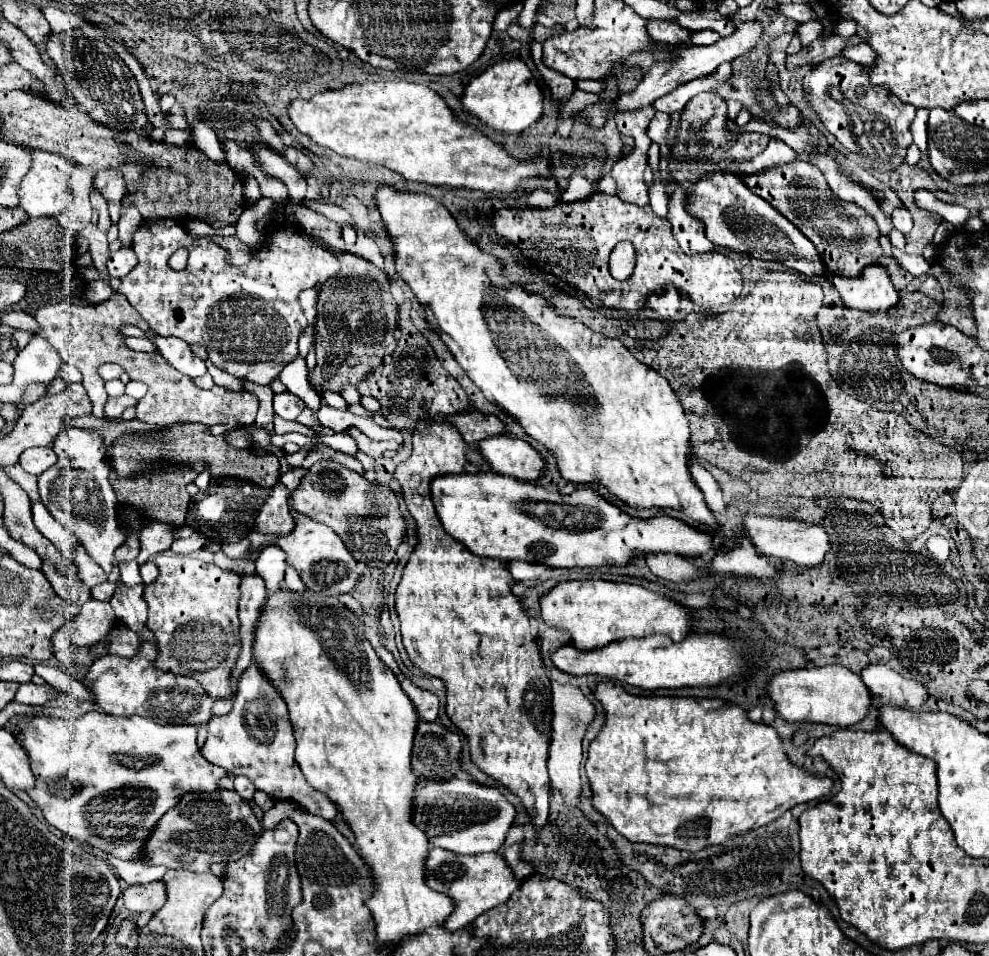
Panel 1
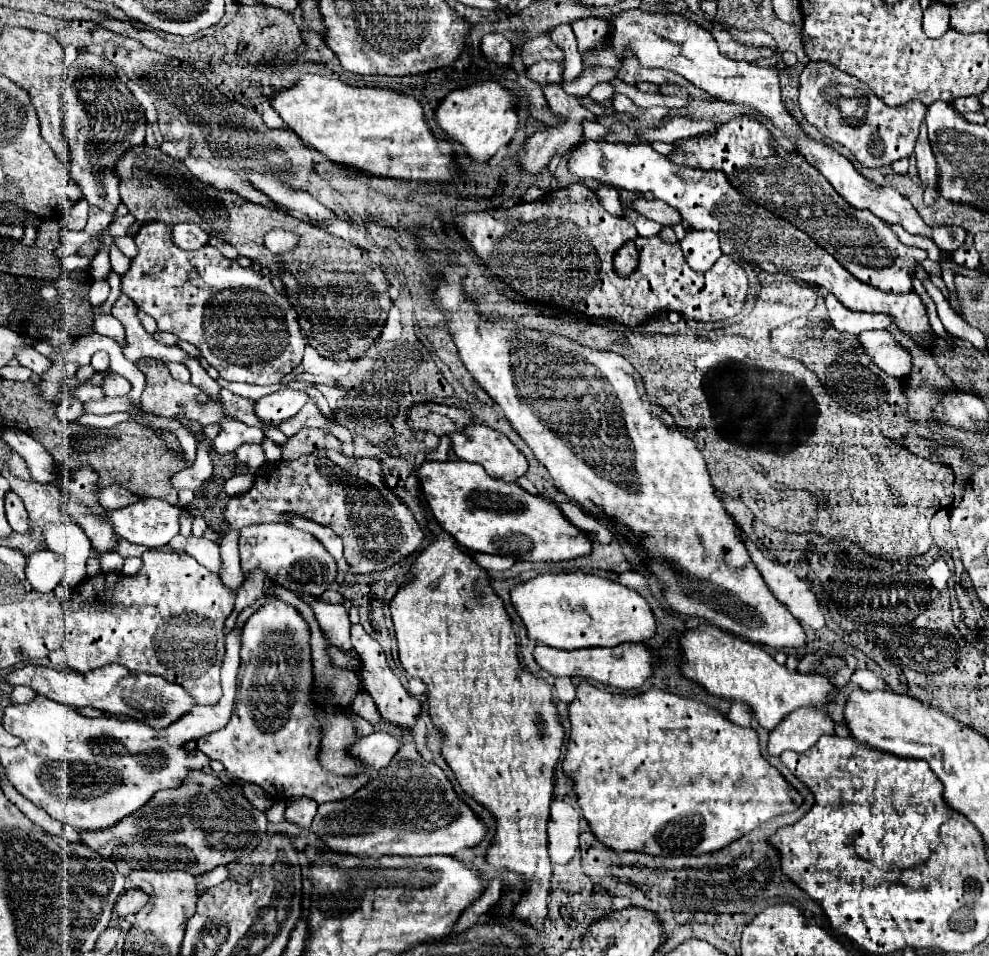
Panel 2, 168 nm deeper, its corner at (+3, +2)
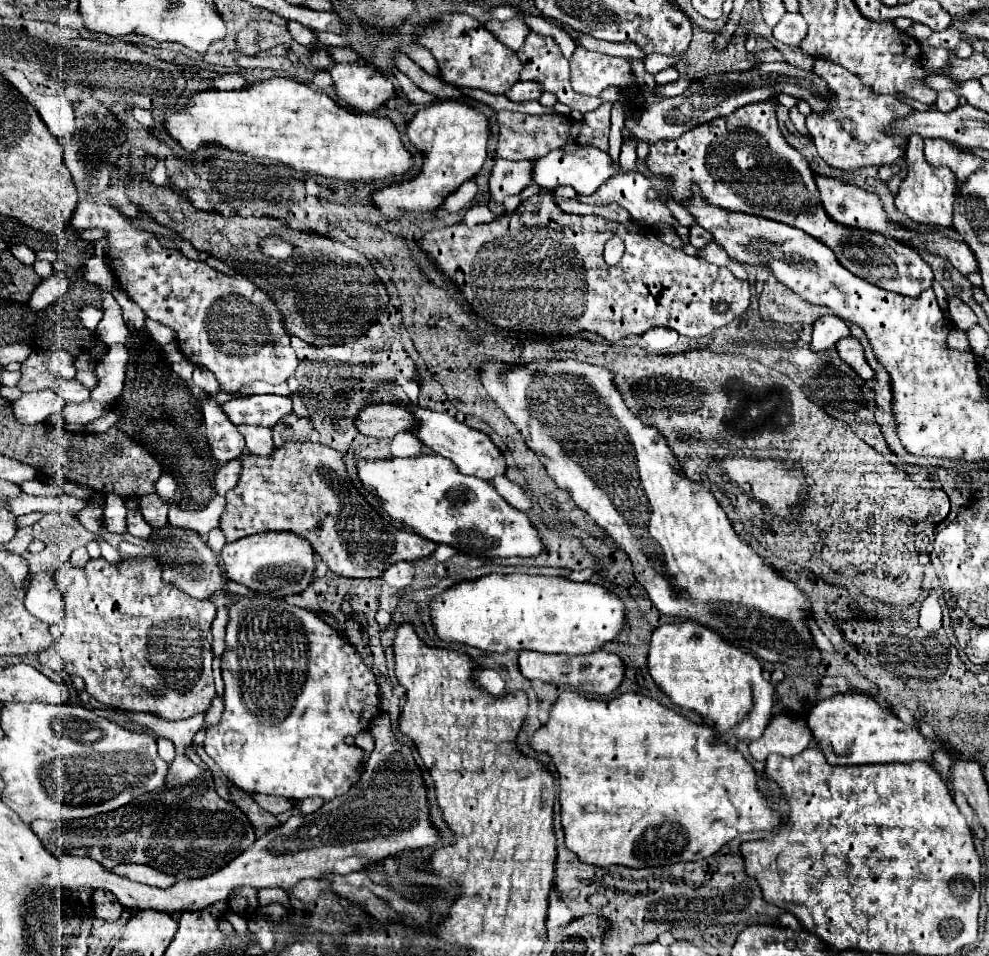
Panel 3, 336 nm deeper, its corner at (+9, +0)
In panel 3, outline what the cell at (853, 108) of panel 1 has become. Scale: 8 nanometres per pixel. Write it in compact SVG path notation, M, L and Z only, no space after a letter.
M815 59L811 69L817 77L821 77L833 99L829 99L829 107L823 113L811 111L807 115L807 129L815 143L819 157L835 169L861 169L861 167L881 167L891 165L905 155L907 139L901 135L889 135L889 127L893 127L893 119L905 119L905 115L913 113L911 105L897 101L893 95L877 95L867 85L859 81L857 75L845 71L841 65L835 65L825 59Z

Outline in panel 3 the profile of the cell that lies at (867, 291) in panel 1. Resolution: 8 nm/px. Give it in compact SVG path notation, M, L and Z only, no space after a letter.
M821 315L815 323L813 323L813 341L811 341L811 349L813 351L825 351L831 349L839 339L849 337L851 329L847 327L847 323L835 315Z

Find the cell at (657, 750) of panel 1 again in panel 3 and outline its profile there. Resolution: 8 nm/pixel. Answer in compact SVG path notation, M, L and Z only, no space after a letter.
M563 691L559 699L555 701L549 721L533 735L529 737L529 743L535 751L545 751L553 757L559 773L559 803L561 803L561 825L565 831L565 845L579 855L583 863L589 865L625 865L625 867L663 867L673 865L679 861L701 861L713 853L717 853L723 845L727 845L731 839L735 839L741 833L749 831L771 831L781 825L781 813L771 807L771 801L765 791L757 787L757 771L753 765L737 751L731 749L727 743L715 743L717 733L709 725L697 725L685 717L681 717L677 711L663 707L651 697L639 695L639 693L625 693L611 701L599 701L599 699L587 699L575 691Z

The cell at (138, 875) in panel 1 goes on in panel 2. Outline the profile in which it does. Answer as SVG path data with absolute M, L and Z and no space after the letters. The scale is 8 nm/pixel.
M1 779L1 789L3 789L3 793L5 793L5 797L7 799L11 799L33 823L37 823L39 827L43 827L45 831L49 831L49 833L53 833L53 835L59 835L59 837L65 837L67 841L73 841L73 843L81 843L79 841L79 835L77 835L77 831L75 829L71 829L71 827L67 827L67 825L61 825L59 821L55 821L55 819L51 819L43 809L39 809L39 807L35 807L29 799L25 799L21 793L17 793L15 791L15 787L7 781L7 779Z

